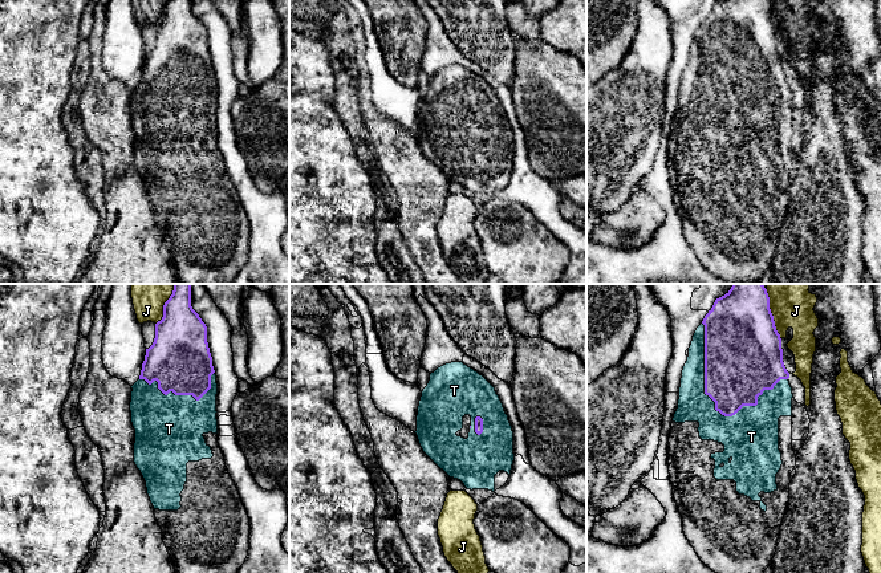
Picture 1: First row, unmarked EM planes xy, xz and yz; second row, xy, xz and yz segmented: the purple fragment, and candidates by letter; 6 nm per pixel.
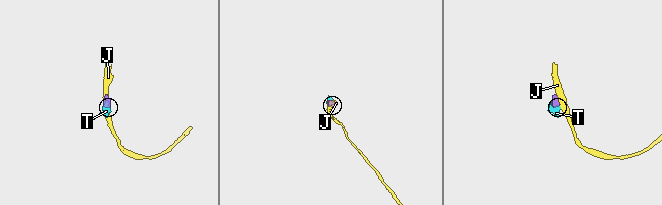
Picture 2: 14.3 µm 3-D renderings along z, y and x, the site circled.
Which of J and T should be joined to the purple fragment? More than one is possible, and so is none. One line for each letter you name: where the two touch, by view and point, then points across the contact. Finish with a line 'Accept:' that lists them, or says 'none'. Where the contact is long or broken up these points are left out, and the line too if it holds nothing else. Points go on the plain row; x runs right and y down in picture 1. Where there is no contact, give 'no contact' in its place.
T: yz (715, 108)
Accept: T

